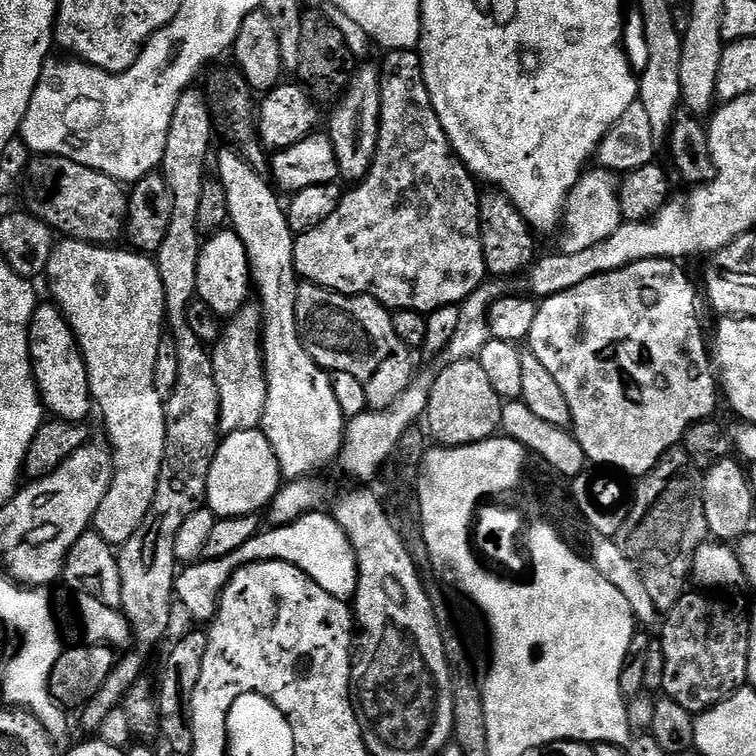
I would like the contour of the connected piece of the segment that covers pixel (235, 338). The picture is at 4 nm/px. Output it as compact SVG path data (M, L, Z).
M259 303L242 305L223 325L220 339L210 348L220 399L220 430L229 436L263 425L268 379L264 373L264 311Z

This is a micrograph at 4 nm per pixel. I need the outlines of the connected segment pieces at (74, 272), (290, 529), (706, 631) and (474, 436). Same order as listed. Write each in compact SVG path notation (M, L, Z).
M61 239L57 243L55 250L52 251L52 257L48 263L46 273L46 281L52 287L51 299L55 301L61 312L68 320L68 325L72 328L72 333L76 336L76 340L80 344L80 352L84 356L84 361L88 367L88 381L90 382L90 390L92 391L92 399L95 407L98 409L98 416L104 419L104 428L108 431L107 443L110 445L112 453L112 481L106 490L106 498L102 498L102 506L98 506L96 518L94 521L94 530L102 537L107 544L119 546L125 544L134 534L134 530L138 530L138 526L142 526L142 522L146 518L146 514L150 510L150 506L154 502L154 494L158 486L158 474L162 470L162 458L166 450L166 418L164 417L165 397L158 394L158 386L154 378L154 370L158 362L158 346L160 340L166 334L166 313L164 311L164 287L162 286L162 278L156 269L155 259L149 258L147 255L141 254L135 250L127 250L128 252L119 252L116 246L101 246L98 244L87 244L81 240Z
M324 510L305 512L289 524L268 526L256 533L250 542L238 546L234 554L226 554L226 558L217 560L201 559L179 569L176 577L175 599L196 620L210 622L216 616L220 595L230 582L230 578L238 570L258 562L286 562L298 570L302 570L322 590L331 596L340 596L340 544L342 548L342 533L335 515L324 513Z
M685 591L682 598L663 617L664 629L660 632L658 643L664 651L664 686L663 695L678 702L687 712L699 714L712 708L727 696L734 695L739 688L745 687L746 650L748 649L748 621L745 613L735 612L724 600L715 600L716 596L703 591Z
M479 359L453 360L445 365L428 389L427 435L446 448L477 444L497 435L504 404L494 386L490 386L490 378L482 370Z

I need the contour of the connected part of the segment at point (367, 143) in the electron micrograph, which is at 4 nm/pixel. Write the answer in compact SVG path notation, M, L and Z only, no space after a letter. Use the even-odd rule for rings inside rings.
M357 67L338 103L331 109L332 121L326 134L332 139L334 154L338 158L339 179L349 180L347 183L352 186L366 178L376 157L380 137L380 73L379 67Z

